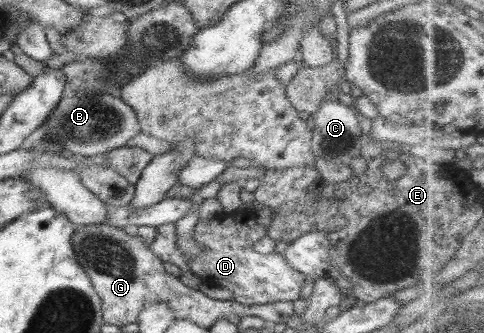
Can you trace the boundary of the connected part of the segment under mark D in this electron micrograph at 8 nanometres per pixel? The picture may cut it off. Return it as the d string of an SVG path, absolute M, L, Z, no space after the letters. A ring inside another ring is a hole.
M246 208L234 212L234 215L226 216L221 212L210 220L198 221L192 237L203 249L186 260L187 266L203 284L229 290L233 293L233 301L243 307L300 299L299 290L304 286L305 275L293 270L282 253L263 255L253 250L254 242L265 235L265 228L256 224L255 213Z

